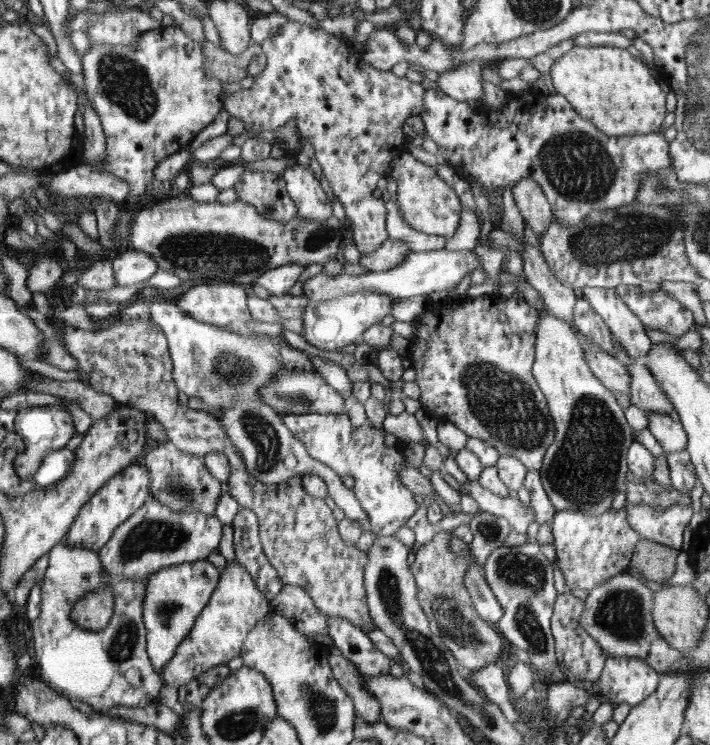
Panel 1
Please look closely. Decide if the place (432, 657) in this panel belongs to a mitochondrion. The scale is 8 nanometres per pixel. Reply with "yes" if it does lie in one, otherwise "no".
yes

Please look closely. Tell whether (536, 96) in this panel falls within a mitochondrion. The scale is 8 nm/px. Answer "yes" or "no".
no

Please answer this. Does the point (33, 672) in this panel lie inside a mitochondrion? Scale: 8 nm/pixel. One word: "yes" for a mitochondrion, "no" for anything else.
no

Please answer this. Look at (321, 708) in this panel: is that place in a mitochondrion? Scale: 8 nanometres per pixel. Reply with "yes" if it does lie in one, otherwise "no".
yes

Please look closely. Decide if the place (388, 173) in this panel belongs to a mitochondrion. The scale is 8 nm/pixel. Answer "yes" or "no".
no

